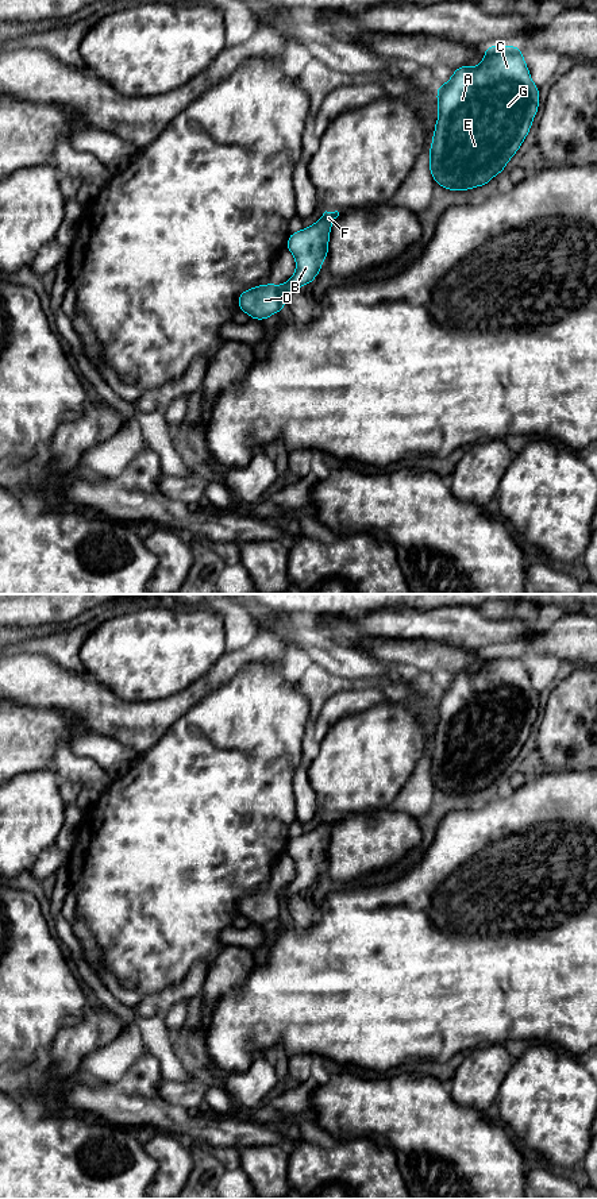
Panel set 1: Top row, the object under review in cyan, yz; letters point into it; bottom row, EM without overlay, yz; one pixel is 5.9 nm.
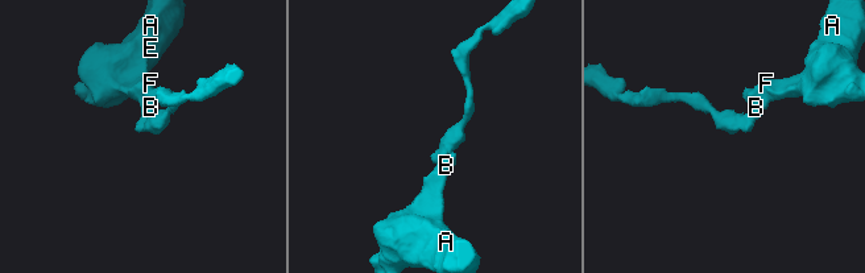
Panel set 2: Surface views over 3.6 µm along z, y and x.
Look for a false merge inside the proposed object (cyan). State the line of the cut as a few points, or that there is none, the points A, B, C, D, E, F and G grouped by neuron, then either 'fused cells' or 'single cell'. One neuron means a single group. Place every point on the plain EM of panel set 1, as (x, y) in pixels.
cut in yz along (278, 891), (282, 913); A B C E F G / D; fused cells

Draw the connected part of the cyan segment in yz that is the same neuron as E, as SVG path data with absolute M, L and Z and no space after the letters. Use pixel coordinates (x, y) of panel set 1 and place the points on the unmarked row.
M488 651L478 671L462 670L448 687L438 690L436 705L439 721L430 752L430 776L438 790L465 798L502 778L520 753L539 713L539 691L531 685L520 652Z

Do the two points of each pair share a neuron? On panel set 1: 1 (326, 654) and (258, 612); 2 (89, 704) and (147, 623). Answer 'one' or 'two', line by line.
1: one
2: two

